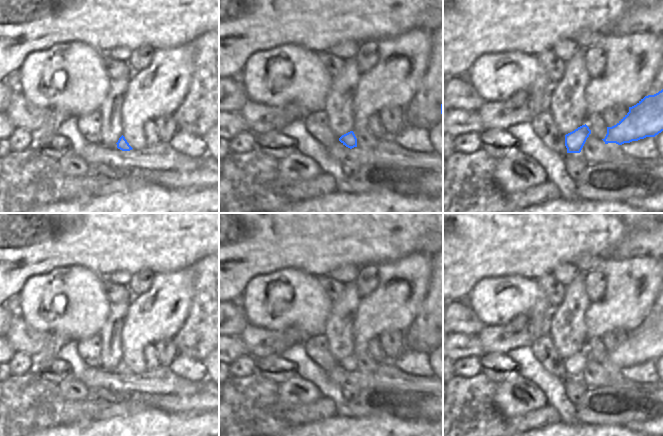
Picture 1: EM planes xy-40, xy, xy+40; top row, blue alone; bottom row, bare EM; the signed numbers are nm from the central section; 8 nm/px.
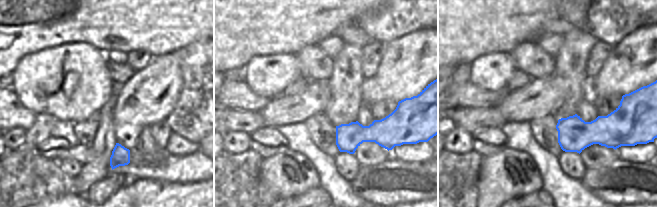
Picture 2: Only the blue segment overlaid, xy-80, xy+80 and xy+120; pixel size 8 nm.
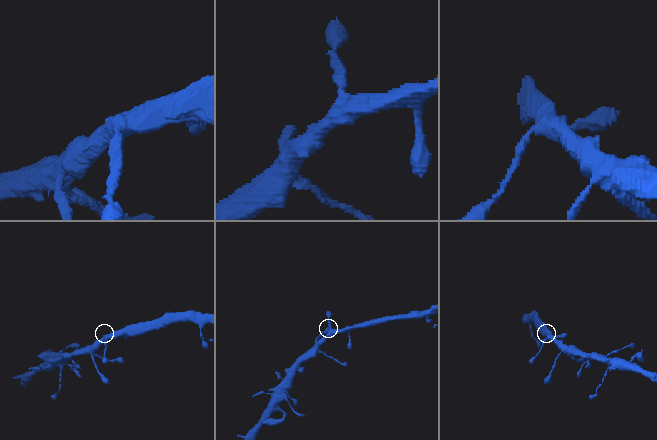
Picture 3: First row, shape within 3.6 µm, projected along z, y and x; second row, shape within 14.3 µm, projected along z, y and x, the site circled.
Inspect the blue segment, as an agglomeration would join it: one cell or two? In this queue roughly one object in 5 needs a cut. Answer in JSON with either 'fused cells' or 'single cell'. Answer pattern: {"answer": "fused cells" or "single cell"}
{"answer": "single cell"}

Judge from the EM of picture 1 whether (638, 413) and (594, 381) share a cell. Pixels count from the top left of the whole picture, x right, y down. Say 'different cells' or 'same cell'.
different cells

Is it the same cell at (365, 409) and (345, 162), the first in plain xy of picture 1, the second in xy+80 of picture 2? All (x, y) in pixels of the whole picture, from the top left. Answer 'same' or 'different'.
different

